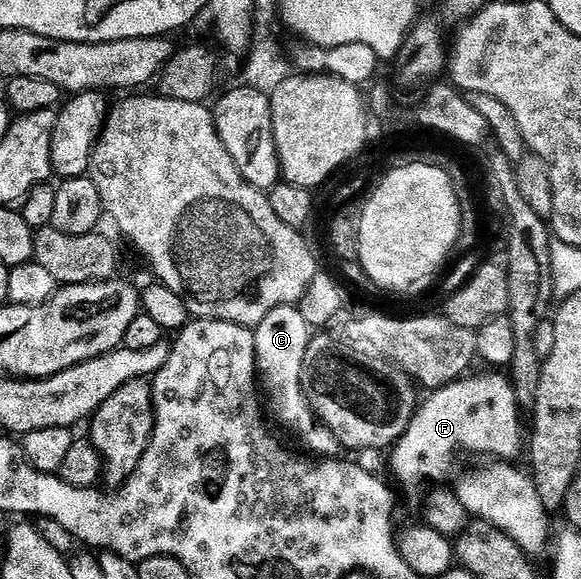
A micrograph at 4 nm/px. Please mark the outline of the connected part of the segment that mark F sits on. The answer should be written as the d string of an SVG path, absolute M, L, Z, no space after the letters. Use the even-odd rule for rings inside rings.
M484 369L481 375L469 373L444 387L435 388L428 400L421 402L412 414L406 433L391 448L392 471L405 483L412 487L415 483L432 483L428 485L444 485L449 481L452 470L456 467L456 458L469 451L472 455L493 455L496 461L512 461L515 455L525 450L526 423L520 420L522 408L516 390L512 387L511 378L496 369Z

